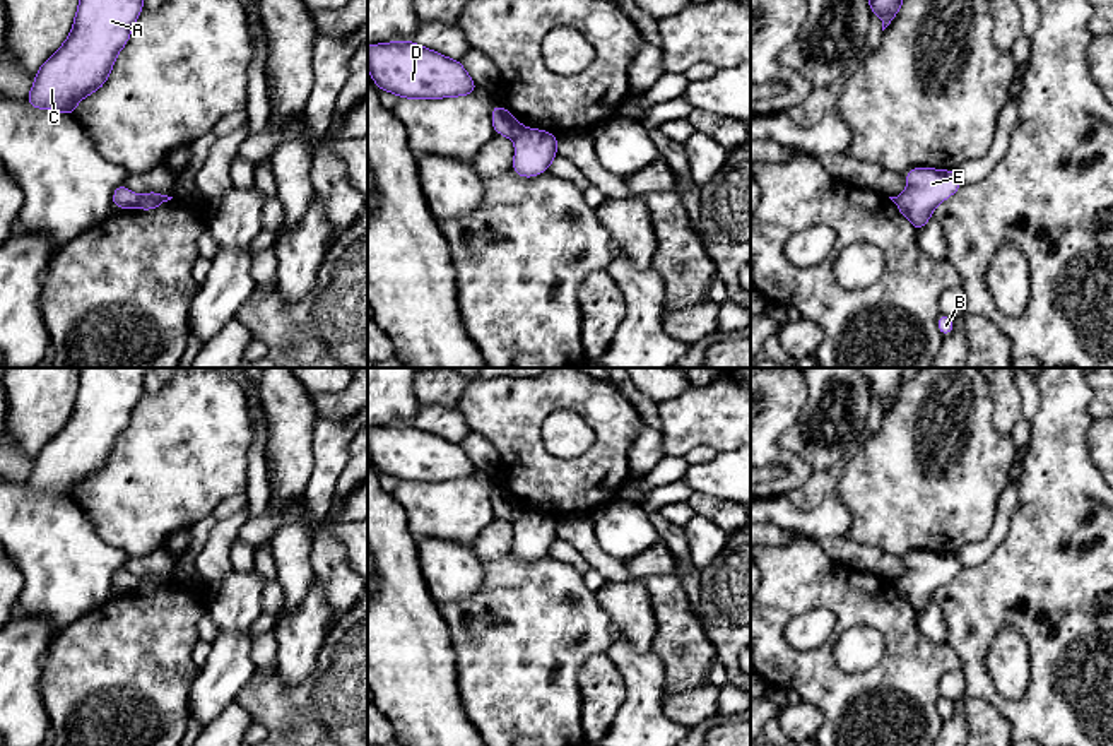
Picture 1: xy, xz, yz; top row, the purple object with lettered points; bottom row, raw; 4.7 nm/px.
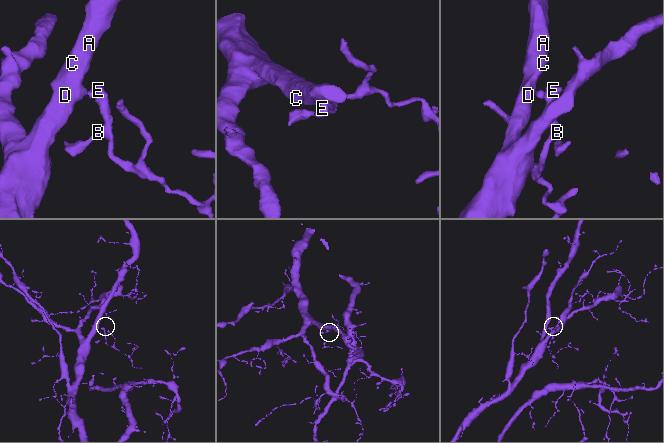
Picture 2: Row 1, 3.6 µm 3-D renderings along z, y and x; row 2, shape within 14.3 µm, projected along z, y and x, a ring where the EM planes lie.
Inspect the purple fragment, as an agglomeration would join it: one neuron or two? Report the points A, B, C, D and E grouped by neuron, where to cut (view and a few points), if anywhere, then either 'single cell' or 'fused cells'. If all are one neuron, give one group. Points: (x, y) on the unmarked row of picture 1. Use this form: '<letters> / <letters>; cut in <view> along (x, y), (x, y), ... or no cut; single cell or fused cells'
A C D / B E; cut in xz along (525, 512), (513, 522); fused cells

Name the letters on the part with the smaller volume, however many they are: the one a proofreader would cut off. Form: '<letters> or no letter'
B, E

